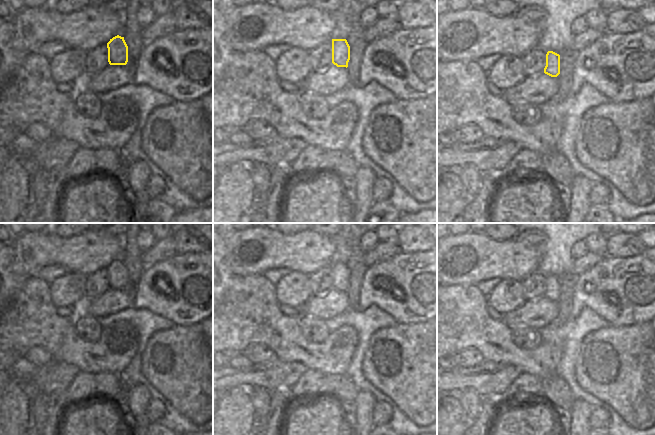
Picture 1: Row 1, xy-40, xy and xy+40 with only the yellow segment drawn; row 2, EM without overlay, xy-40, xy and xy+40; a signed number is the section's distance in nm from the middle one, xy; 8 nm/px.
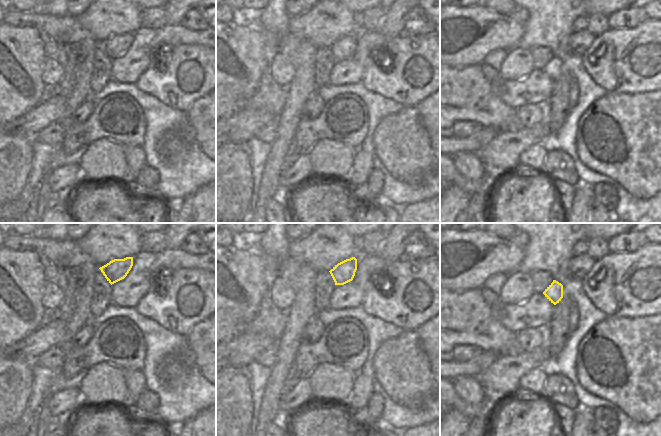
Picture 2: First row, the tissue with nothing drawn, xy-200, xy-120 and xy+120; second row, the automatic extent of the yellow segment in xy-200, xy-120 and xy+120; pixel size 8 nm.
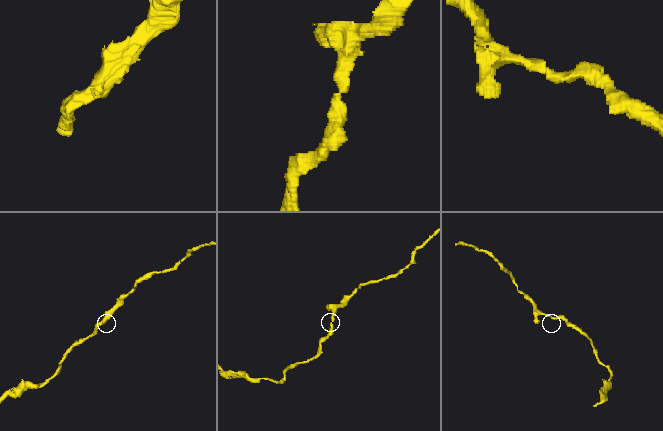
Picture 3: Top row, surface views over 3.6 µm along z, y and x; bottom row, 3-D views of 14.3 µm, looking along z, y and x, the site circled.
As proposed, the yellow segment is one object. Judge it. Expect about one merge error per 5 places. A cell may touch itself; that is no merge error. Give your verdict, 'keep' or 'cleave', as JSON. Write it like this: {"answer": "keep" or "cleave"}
{"answer": "keep"}

